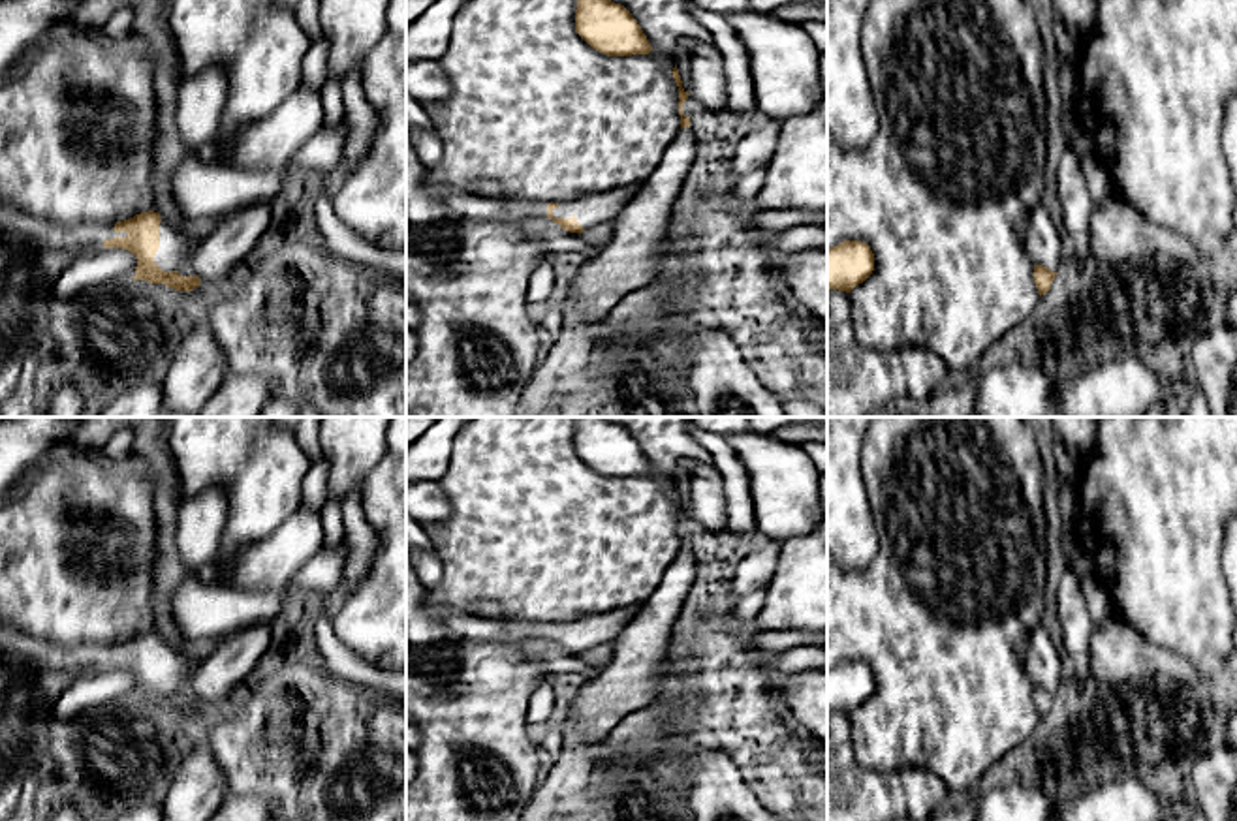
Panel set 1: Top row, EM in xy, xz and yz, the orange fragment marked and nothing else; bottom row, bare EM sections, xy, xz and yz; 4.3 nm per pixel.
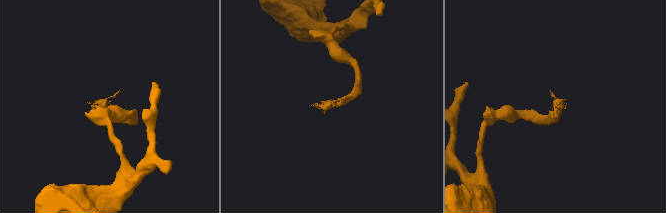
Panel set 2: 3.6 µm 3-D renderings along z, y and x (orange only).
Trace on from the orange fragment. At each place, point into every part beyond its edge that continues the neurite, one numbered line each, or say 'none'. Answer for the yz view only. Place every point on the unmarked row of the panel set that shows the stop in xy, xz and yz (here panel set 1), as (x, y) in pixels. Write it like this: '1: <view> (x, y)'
1: yz (1042, 662)

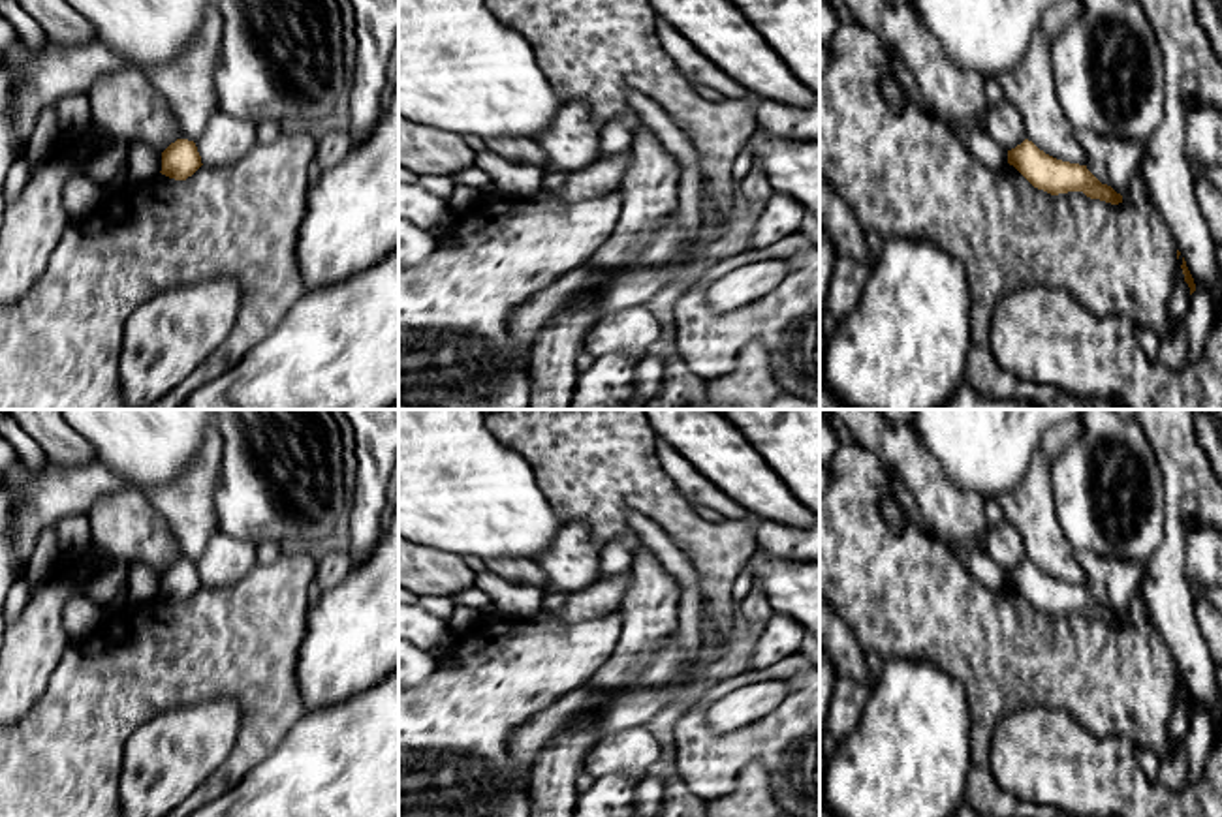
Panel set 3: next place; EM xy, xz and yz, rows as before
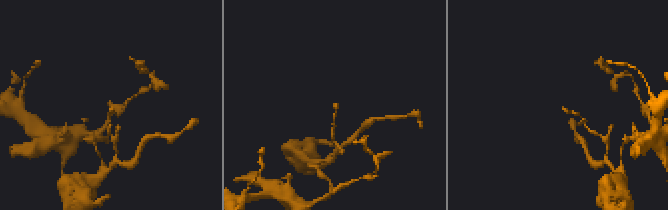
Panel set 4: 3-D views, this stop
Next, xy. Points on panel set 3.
none

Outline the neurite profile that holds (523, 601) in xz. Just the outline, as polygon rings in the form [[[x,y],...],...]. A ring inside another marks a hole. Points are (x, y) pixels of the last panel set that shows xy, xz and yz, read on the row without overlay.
[[[489,569],[476,575],[474,586],[483,590],[504,616],[532,620],[541,610],[541,588],[506,580]]]

